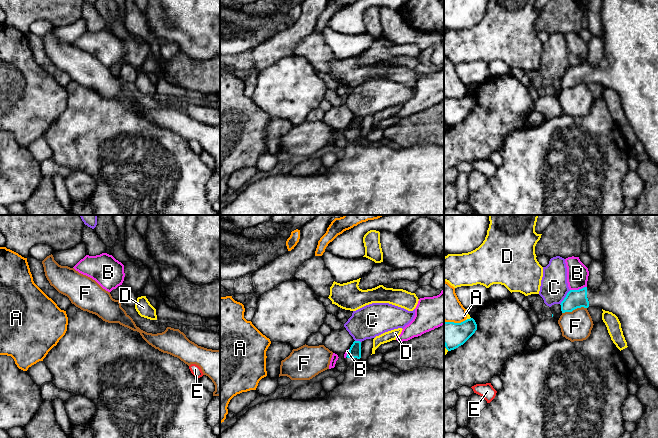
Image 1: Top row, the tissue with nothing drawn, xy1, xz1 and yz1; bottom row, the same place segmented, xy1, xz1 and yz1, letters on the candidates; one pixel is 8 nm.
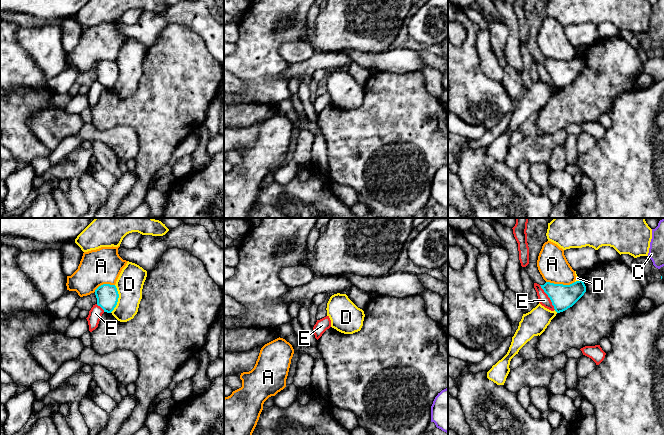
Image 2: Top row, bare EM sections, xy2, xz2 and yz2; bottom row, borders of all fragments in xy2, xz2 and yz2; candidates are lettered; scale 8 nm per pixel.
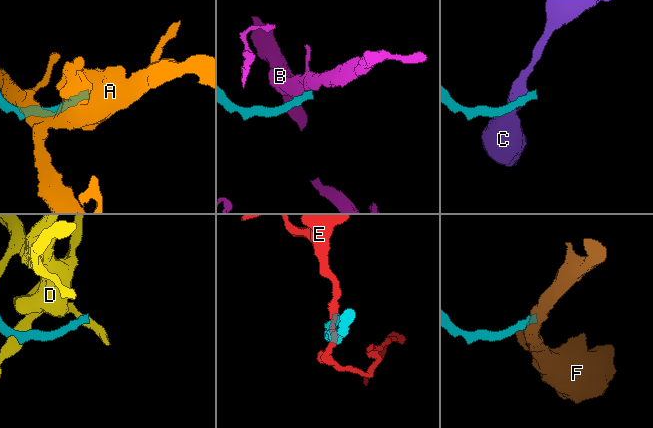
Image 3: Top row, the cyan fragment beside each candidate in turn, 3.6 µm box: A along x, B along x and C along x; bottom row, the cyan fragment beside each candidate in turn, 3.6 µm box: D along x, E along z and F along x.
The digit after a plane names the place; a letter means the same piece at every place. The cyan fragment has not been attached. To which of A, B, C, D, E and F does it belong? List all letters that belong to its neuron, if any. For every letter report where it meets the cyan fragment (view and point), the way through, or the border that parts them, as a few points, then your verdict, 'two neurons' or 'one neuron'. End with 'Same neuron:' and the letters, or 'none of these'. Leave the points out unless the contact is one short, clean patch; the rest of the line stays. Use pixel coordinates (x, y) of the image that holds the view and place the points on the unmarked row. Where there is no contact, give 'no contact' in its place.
A: contact yz2 (560, 60); two neurons
B: contact yz1 (579, 65); border yz1 (586, 62), (570, 66); two neurons
C: contact yz1 (565, 73); border yz1 (570, 66), (560, 80); two neurons
D: contact xy2 (117, 75); two neurons
E: contact yz2 (548, 72); border yz2 (539, 61), (555, 85); two neurons
F: contact yz1 (574, 85); border yz1 (586, 83), (577, 83), (562, 89); two neurons
Same neuron: none of these

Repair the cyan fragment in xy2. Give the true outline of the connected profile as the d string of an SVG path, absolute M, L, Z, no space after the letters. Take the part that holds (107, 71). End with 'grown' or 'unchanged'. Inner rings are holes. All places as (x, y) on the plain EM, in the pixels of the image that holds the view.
M103 60L95 66L97 81L111 89L117 81L119 70L115 61Z | unchanged

